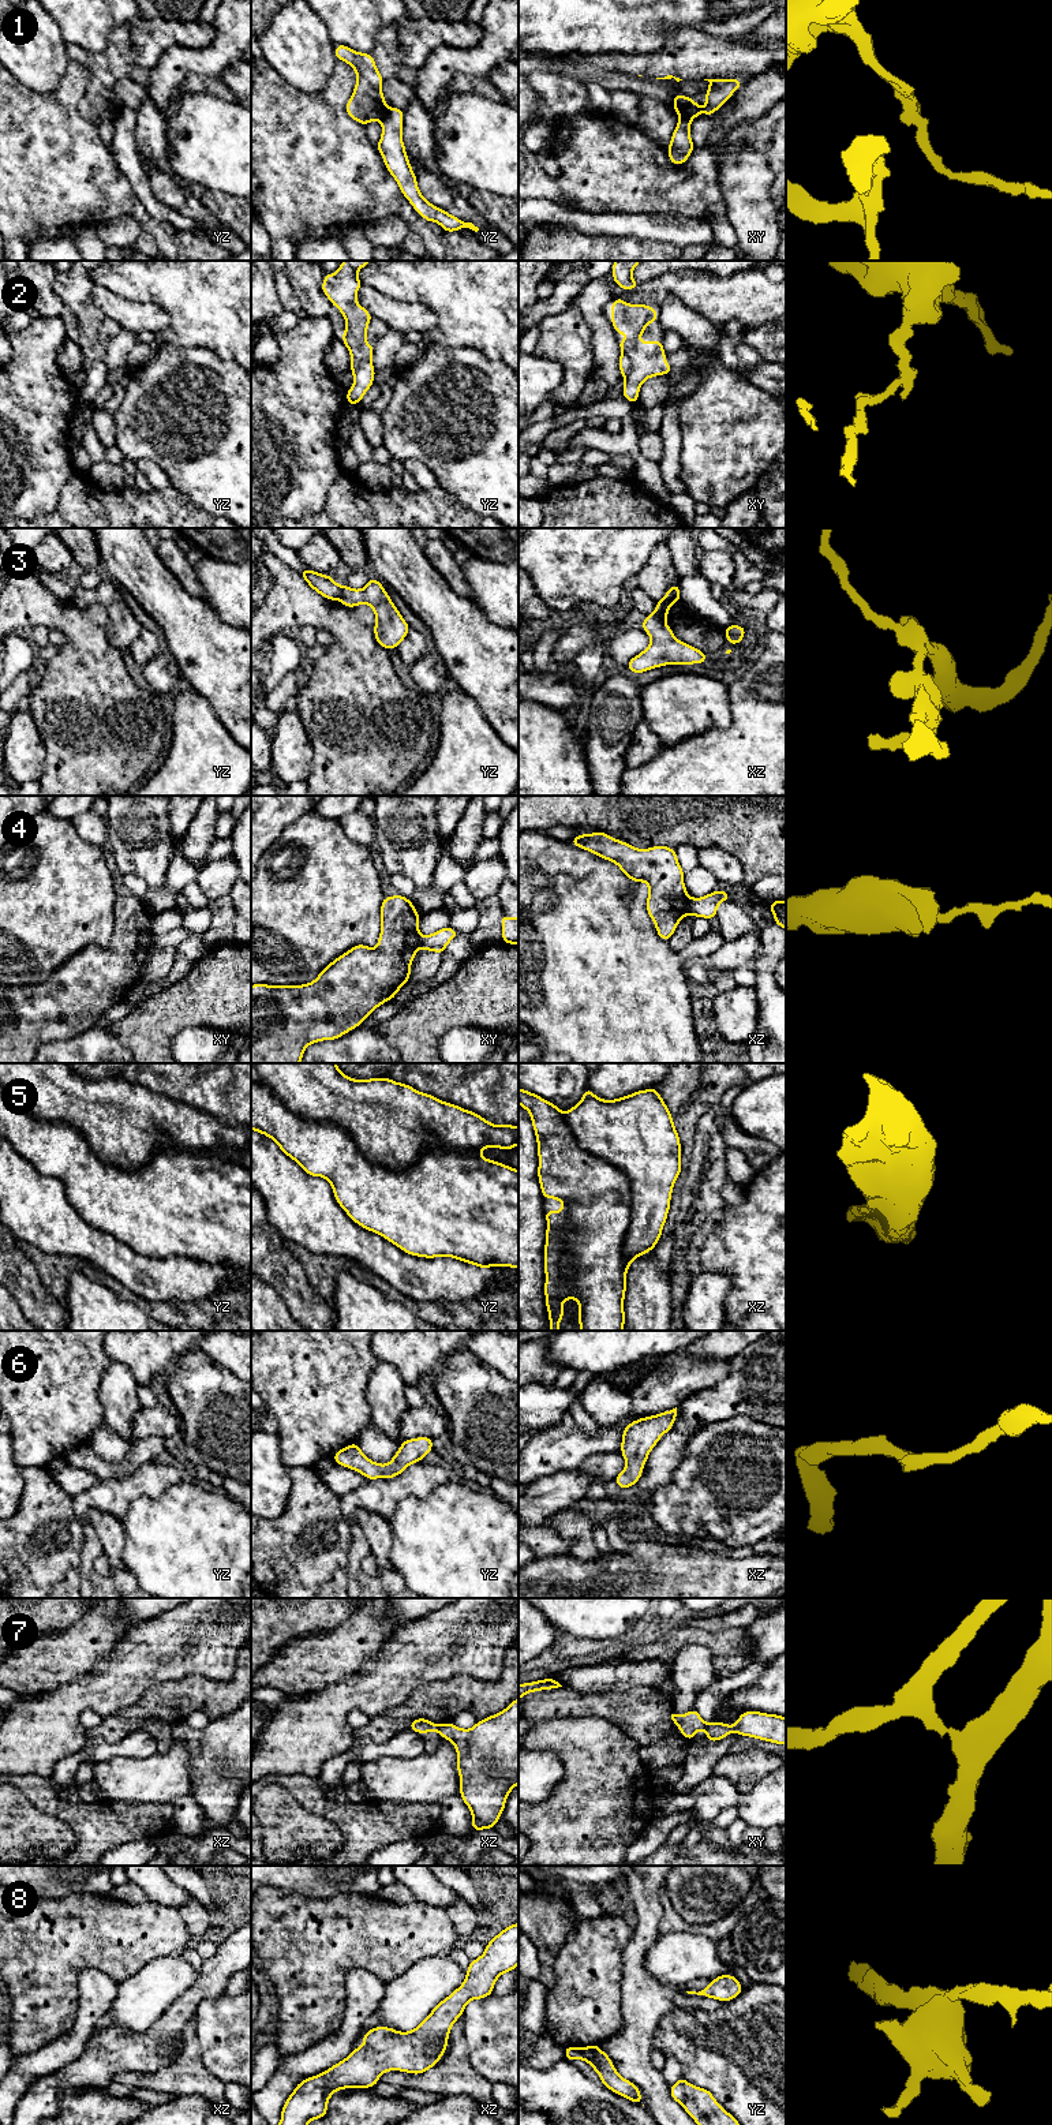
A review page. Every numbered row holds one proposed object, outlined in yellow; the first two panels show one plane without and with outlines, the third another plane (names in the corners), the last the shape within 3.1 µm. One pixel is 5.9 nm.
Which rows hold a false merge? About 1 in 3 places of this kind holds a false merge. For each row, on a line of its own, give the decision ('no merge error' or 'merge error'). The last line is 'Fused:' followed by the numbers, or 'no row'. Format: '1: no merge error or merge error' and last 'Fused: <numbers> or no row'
1: merge error
2: merge error
3: merge error
4: merge error
5: merge error
6: no merge error
7: merge error
8: no merge error
Fused: 1, 2, 3, 4, 5, 7

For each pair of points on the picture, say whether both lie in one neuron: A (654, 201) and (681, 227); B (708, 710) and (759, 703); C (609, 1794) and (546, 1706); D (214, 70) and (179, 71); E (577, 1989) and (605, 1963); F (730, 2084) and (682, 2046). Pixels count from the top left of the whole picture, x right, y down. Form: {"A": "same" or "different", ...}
{"A": "different", "B": "different", "C": "different", "D": "same", "E": "same", "F": "same"}

